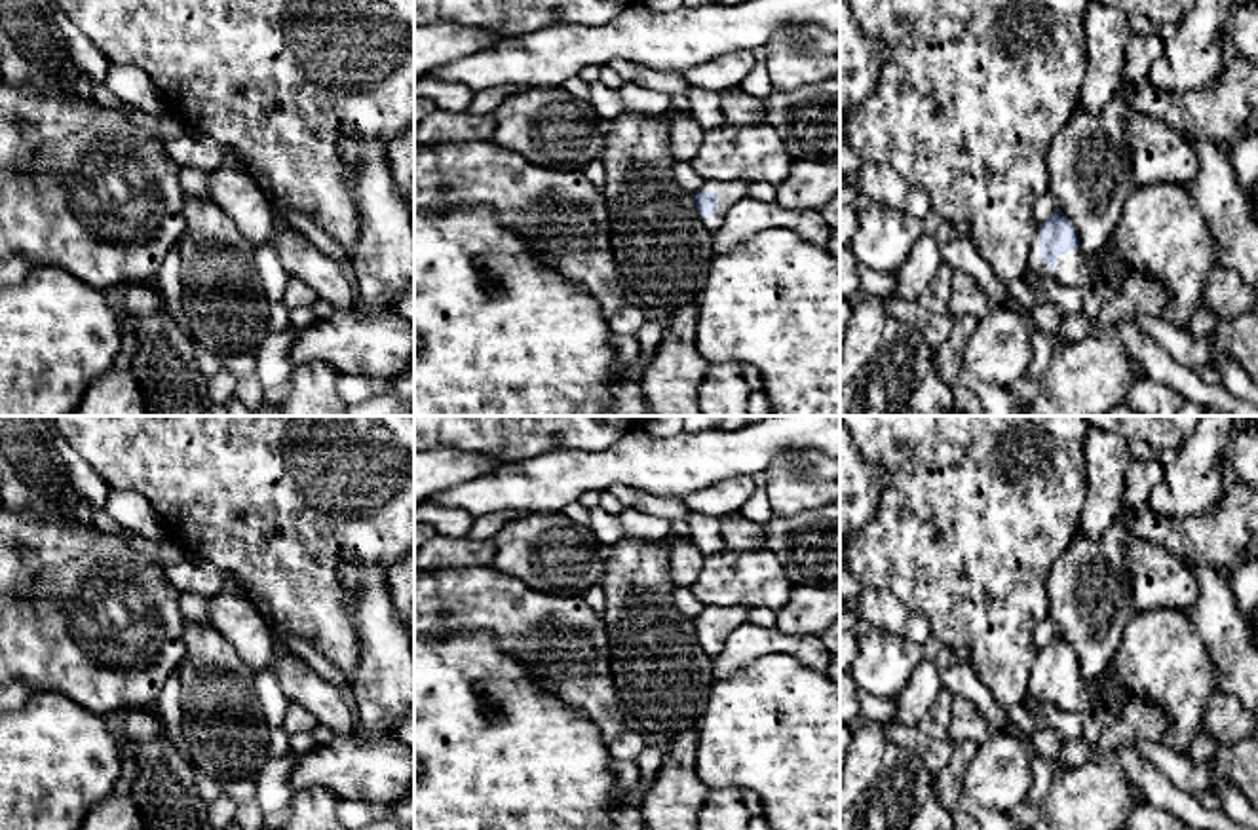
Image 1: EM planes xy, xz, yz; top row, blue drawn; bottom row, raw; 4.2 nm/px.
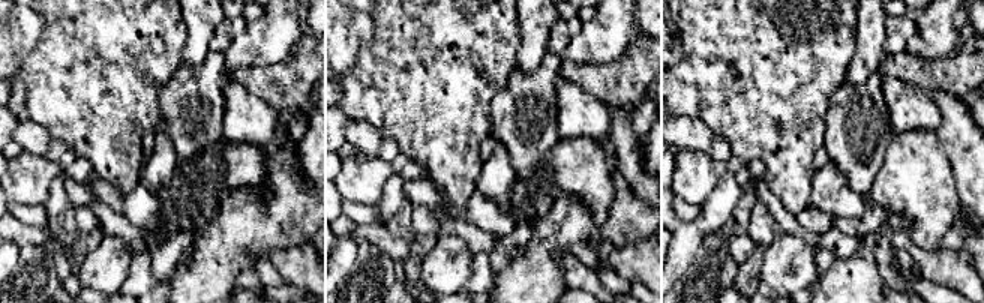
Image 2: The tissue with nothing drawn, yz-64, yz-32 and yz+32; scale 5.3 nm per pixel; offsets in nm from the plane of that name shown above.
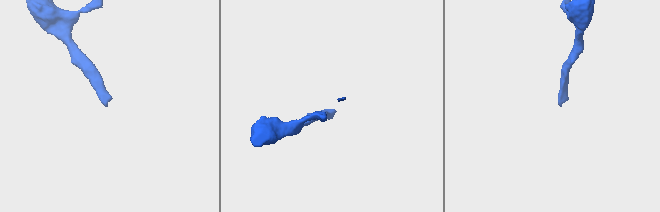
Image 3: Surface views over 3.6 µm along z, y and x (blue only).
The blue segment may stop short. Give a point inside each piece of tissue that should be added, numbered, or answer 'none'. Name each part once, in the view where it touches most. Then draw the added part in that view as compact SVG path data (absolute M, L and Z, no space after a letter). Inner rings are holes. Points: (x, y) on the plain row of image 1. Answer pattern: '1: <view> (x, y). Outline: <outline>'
1: yz (1070, 694). Outline: M1036 657L1032 670L1030 670L1030 693L1039 699L1055 703L1058 708L1066 712L1081 712L1089 714L1095 710L1095 703L1085 689L1085 682L1079 672L1060 680L1051 695L1039 680L1039 657Z

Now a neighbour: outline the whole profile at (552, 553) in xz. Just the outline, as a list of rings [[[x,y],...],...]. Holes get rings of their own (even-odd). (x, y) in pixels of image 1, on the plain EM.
[[[562,513],[511,519],[494,541],[490,566],[536,591],[583,594],[602,581],[604,549],[587,524],[576,524]]]

